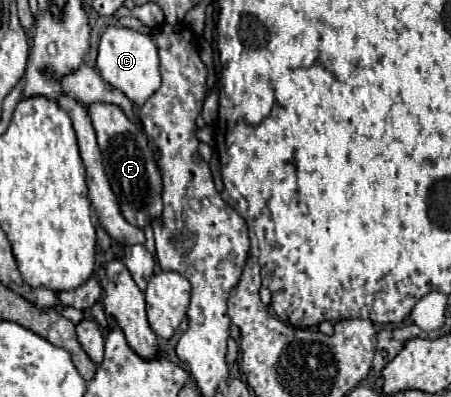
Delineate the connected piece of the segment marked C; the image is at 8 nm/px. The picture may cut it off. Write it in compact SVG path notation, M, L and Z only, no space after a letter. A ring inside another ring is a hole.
M110 25L102 37L98 47L98 69L104 81L112 87L120 89L136 107L142 107L144 101L160 87L160 71L158 71L158 51L150 35L140 33L136 29L128 29L122 25Z

